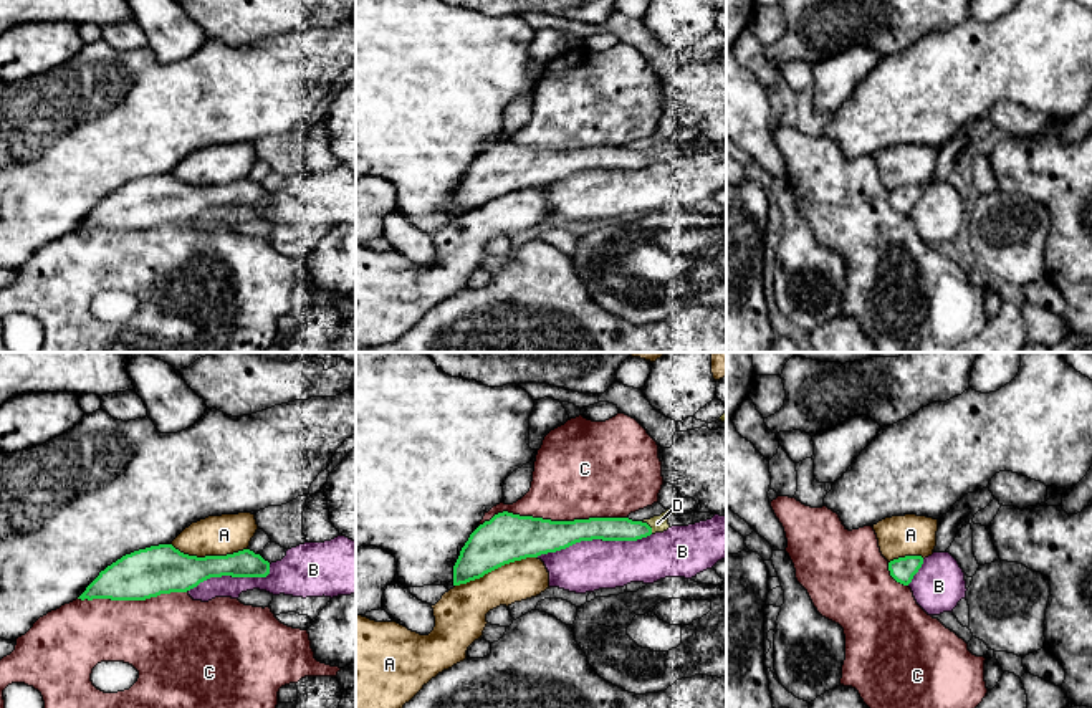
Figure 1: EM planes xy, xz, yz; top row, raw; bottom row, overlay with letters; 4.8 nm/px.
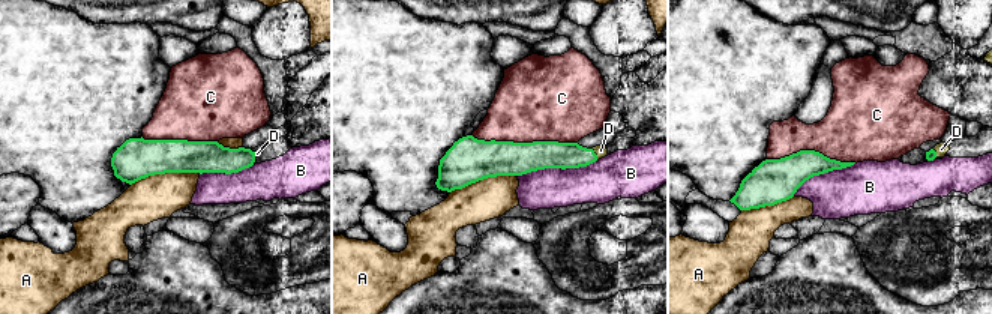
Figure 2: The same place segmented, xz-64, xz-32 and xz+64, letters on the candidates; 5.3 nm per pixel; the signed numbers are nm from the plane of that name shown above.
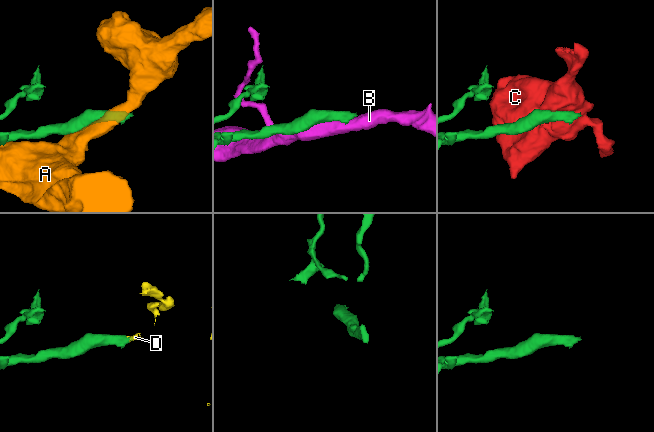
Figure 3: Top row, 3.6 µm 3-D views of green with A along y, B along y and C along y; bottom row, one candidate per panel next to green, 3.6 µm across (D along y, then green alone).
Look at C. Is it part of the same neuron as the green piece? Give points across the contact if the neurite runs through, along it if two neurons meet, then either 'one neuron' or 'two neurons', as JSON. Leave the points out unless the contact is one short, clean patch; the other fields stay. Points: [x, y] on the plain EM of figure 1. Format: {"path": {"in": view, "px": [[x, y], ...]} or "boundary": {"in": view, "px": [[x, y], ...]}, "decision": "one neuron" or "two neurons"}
{"decision": "two neurons"}

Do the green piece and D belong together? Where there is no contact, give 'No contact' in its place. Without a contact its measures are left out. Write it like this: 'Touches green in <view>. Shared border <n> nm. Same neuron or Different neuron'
Touches green in xz. Shared border 90 nm. Same neuron

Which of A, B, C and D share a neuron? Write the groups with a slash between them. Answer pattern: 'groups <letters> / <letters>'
groups A / B / C / D

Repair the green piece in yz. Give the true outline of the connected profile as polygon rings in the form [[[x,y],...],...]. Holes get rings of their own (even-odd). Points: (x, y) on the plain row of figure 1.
[[[905,185],[905,187],[898,187],[888,192],[888,200],[890,205],[903,213],[908,215],[913,208],[913,205],[918,202],[918,199],[923,194],[923,187],[922,185]]]

